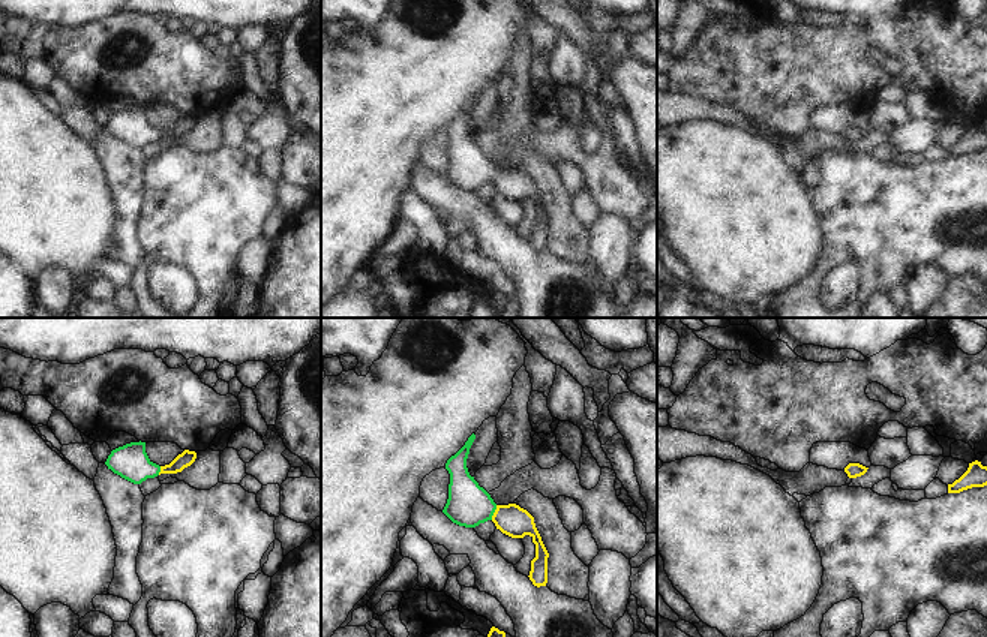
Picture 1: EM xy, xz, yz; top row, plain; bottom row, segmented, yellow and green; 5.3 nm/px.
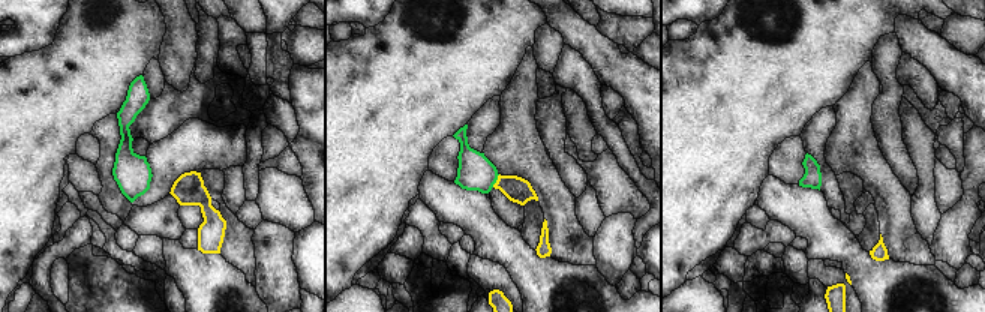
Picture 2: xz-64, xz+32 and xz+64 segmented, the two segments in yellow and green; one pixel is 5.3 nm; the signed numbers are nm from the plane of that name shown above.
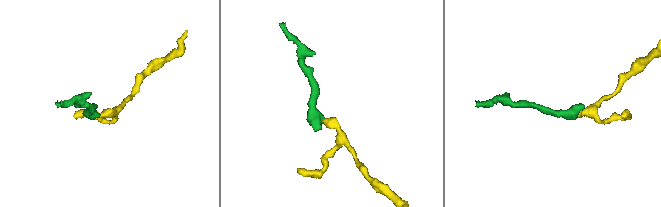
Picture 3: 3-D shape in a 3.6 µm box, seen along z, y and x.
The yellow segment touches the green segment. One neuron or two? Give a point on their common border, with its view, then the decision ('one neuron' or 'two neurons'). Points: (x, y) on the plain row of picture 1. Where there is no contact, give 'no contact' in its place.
xz (494, 177) | one neuron

